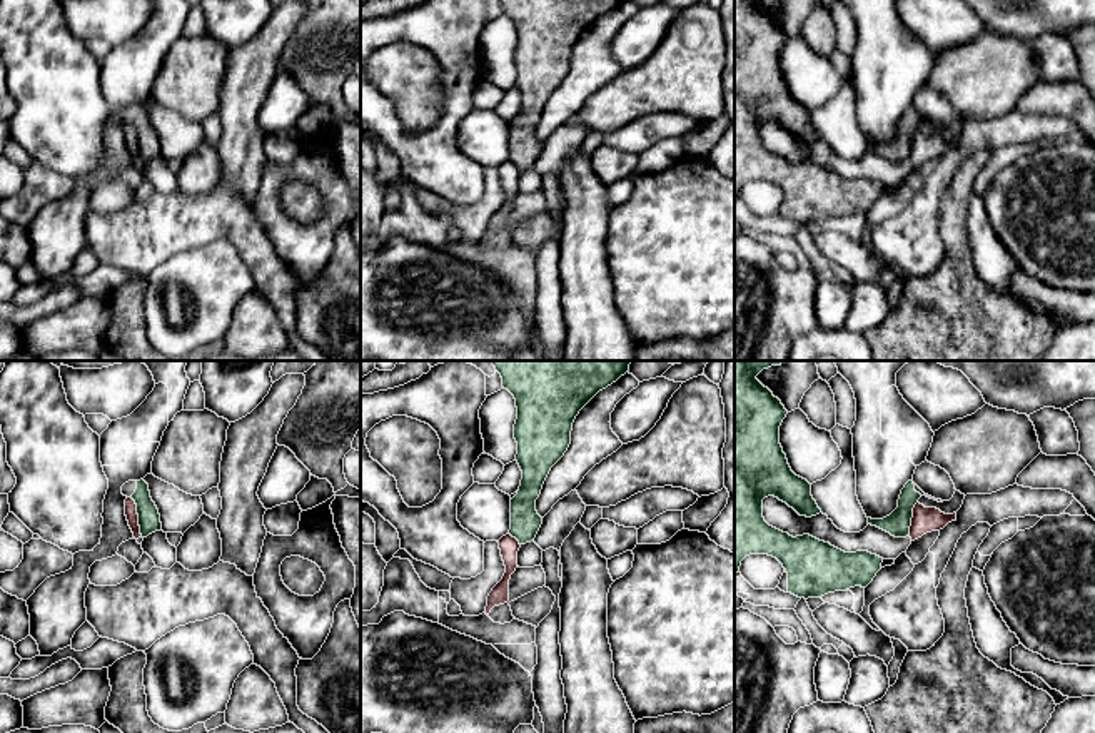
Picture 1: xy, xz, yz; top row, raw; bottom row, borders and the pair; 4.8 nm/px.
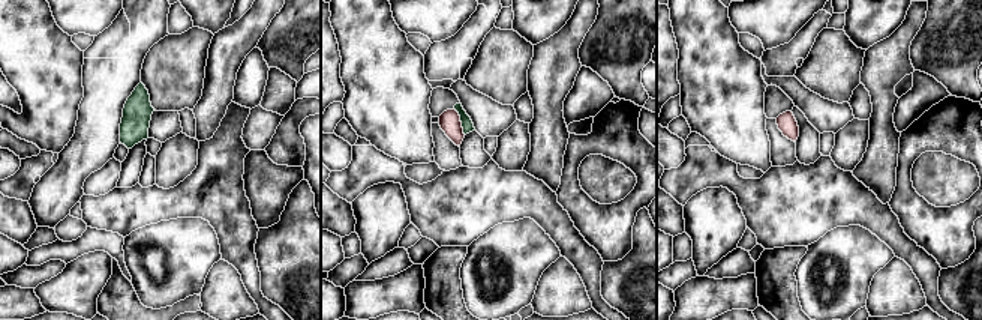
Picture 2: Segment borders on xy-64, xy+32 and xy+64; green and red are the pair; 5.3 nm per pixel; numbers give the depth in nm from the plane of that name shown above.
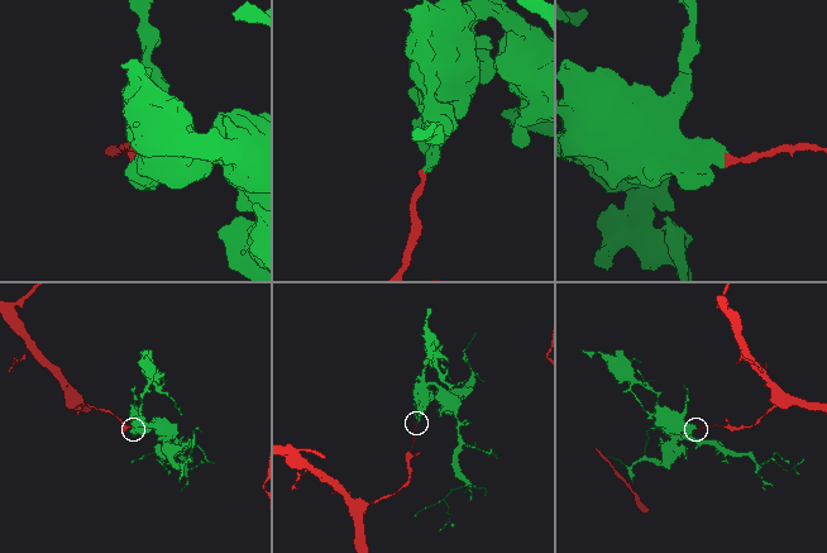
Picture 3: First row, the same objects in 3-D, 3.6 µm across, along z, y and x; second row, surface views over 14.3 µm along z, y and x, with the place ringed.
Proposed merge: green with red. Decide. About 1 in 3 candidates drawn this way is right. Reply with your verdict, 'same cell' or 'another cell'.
another cell

